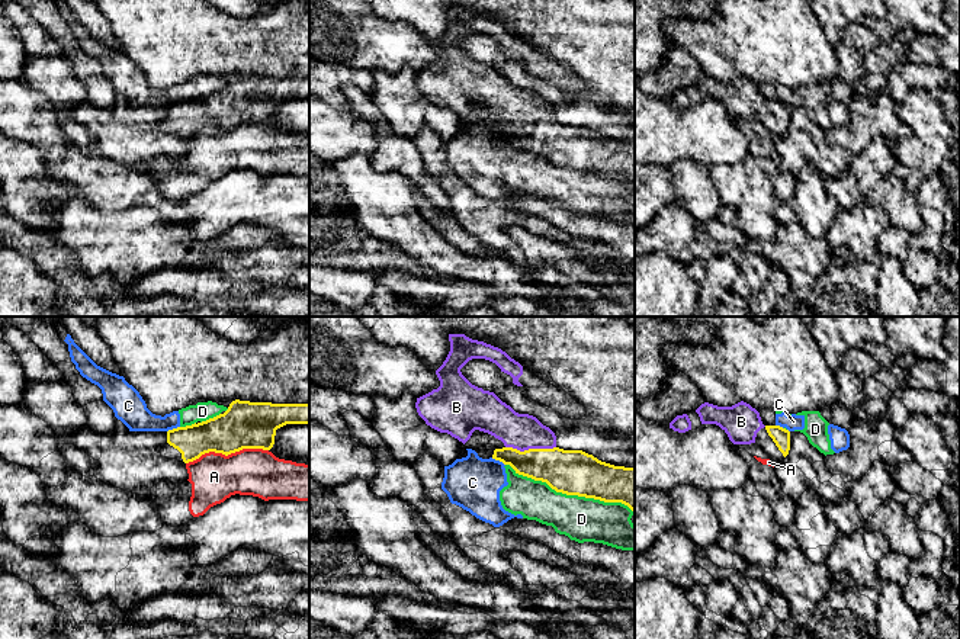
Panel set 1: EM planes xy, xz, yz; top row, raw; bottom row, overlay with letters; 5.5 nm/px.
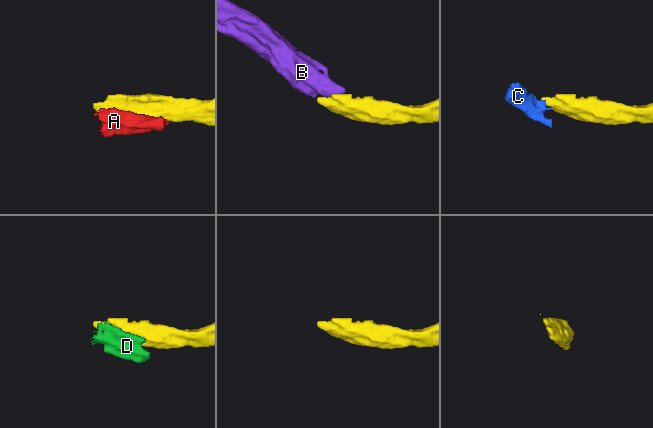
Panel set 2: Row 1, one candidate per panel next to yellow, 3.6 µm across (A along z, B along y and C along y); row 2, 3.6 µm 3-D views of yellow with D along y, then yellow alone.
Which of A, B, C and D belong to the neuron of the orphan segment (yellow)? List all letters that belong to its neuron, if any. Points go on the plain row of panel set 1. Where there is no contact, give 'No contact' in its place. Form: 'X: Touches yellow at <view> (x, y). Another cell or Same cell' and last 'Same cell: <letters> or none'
A: Touches yellow at xy (227, 129). Another cell
B: Touches yellow at xz (530, 124). Same cell
C: Touches yellow at xz (498, 134). Another cell
D: Touches yellow at xz (570, 169). Another cell
Same cell: B

